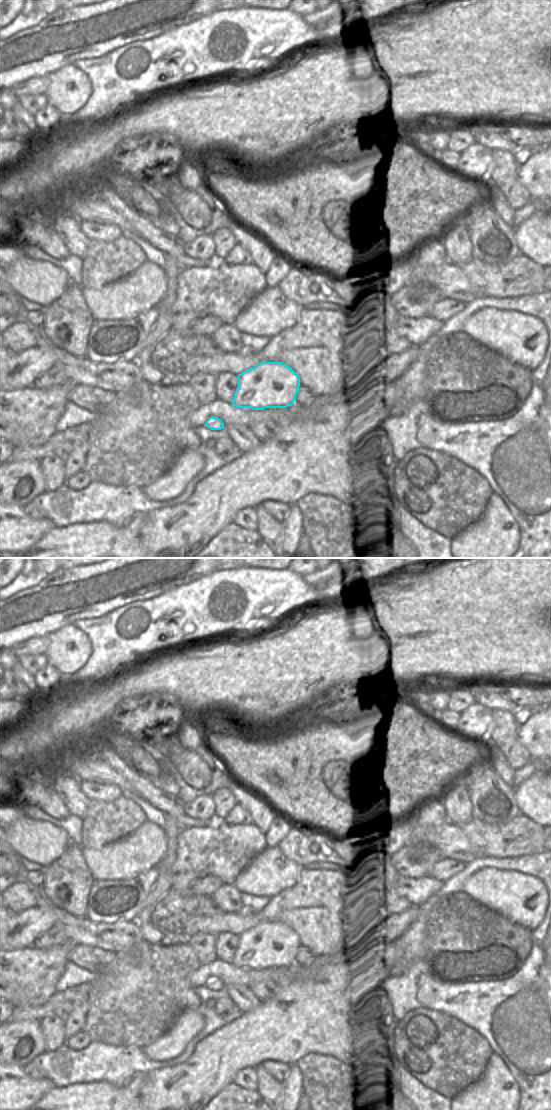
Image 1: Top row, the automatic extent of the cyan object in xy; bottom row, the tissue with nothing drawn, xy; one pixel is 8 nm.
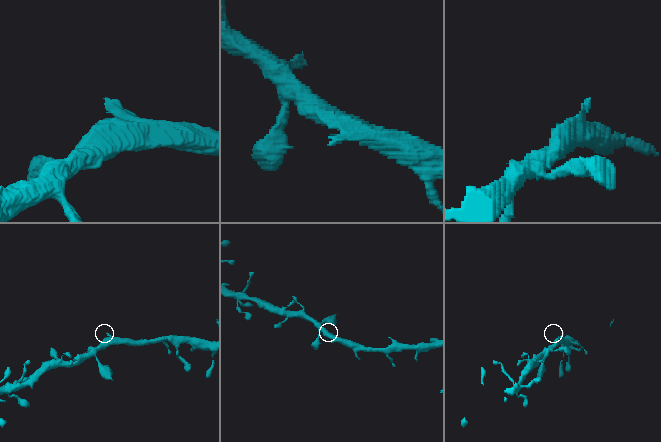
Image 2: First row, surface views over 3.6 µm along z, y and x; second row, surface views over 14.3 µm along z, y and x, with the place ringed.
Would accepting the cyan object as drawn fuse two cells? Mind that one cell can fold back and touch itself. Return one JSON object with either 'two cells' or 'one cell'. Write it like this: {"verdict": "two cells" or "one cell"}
{"verdict": "one cell"}

